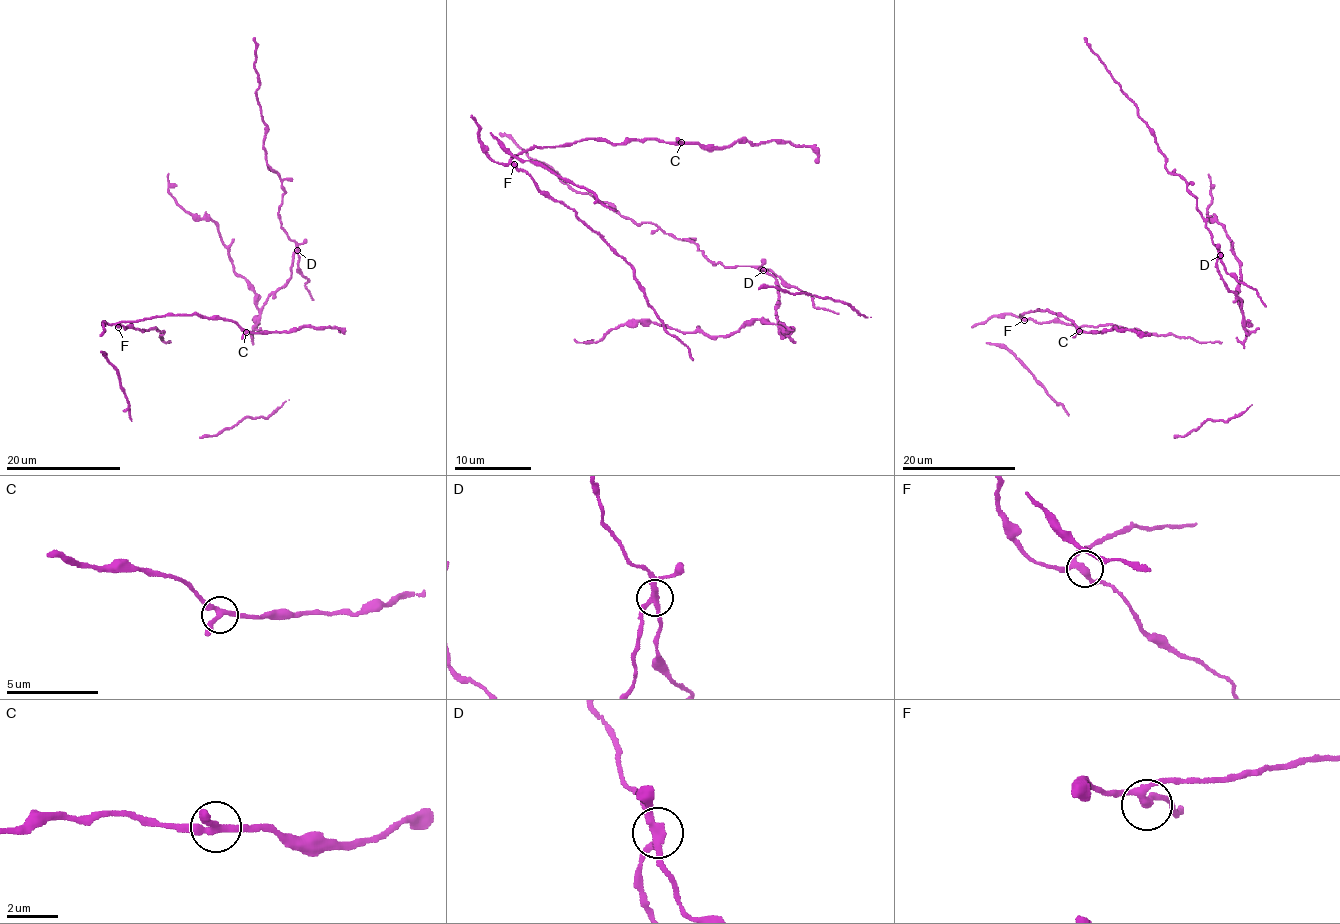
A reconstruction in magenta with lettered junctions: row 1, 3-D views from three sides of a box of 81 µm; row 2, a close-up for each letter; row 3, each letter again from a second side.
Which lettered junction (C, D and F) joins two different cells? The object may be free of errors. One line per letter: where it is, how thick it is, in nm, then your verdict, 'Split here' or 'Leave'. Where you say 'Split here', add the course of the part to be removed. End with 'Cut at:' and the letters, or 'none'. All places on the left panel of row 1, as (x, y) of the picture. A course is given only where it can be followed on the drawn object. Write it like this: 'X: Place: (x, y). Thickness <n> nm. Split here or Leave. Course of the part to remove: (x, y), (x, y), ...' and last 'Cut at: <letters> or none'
C: Place: (246, 332). Thickness 260 nm. Leave
D: Place: (297, 250). Thickness 260 nm. Split here. Course of the part to remove: (298, 249), (290, 279), (259, 309), (252, 285), (234, 270), (218, 226), (194, 217), (171, 195), (168, 173)
F: Place: (118, 327). Thickness 240 nm. Leave
Cut at: D

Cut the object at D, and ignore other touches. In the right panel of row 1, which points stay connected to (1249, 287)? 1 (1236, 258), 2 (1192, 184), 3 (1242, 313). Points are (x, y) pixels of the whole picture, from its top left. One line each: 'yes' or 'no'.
1: no
2: yes
3: no

